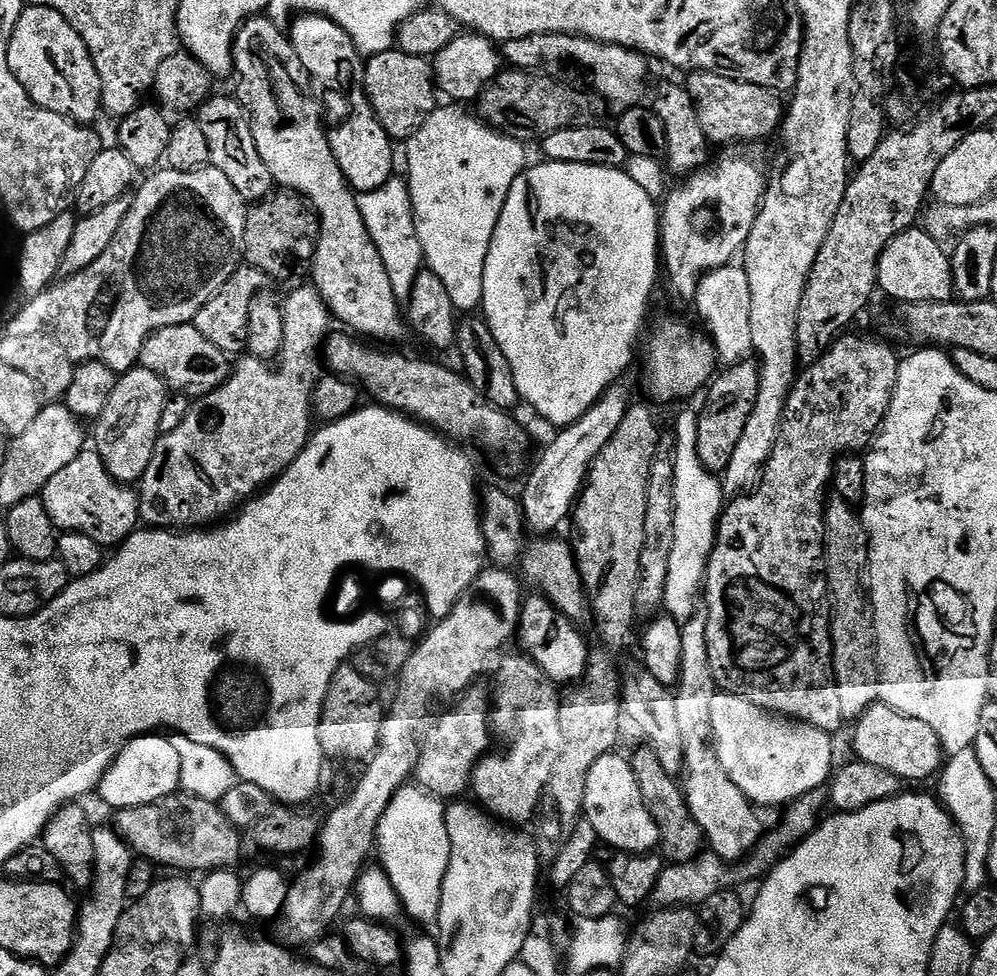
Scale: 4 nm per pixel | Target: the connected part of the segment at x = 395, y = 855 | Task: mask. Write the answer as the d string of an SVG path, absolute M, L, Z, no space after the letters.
M419 786L399 788L390 806L386 806L386 814L382 814L382 822L376 831L378 856L380 852L381 860L379 863L390 878L394 890L400 895L400 902L407 915L409 917L412 915L416 920L435 921L440 915L442 888L452 853L450 834L446 830L446 818L444 817L445 807L445 801L439 796L433 796L431 792L426 792Z

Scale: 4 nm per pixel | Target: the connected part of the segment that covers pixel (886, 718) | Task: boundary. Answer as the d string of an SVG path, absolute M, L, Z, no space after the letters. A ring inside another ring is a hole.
M877 702L855 721L852 732L852 748L855 759L870 762L881 770L890 770L901 782L908 780L928 780L944 768L946 757L944 747L926 722L918 718L903 716L895 712L889 704Z

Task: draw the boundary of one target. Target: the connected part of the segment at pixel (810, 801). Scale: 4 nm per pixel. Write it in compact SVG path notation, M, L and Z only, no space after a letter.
M820 790L807 792L805 796L792 801L783 813L781 824L772 831L765 831L760 843L752 849L750 855L739 862L726 861L721 856L717 856L715 852L708 850L686 864L669 863L662 870L652 891L651 907L659 910L699 906L705 904L714 894L739 889L741 887L739 884L744 884L747 880L757 879L756 881L759 881L767 877L773 865L781 859L782 854L795 848L816 829L822 819L819 812L823 810L824 804L826 808L826 796Z

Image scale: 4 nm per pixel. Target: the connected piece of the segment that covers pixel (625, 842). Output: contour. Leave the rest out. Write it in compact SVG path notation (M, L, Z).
M608 753L594 762L587 778L584 818L594 826L597 837L611 849L647 855L659 847L660 831L642 798L641 786L632 770L631 761L617 754Z

